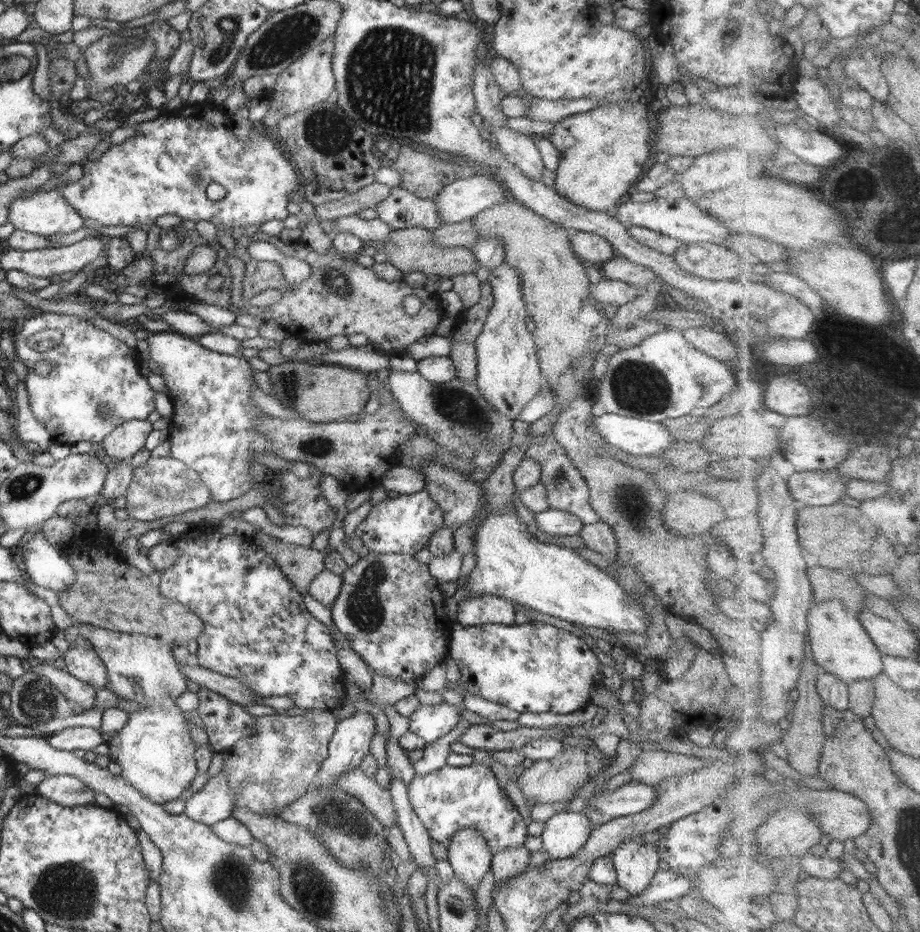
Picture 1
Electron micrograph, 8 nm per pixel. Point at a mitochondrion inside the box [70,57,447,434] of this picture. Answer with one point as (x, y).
(325, 128)

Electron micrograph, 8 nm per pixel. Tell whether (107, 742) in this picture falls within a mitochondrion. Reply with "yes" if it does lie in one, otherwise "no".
no

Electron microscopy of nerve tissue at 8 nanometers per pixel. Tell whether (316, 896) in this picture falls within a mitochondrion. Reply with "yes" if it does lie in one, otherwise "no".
yes

